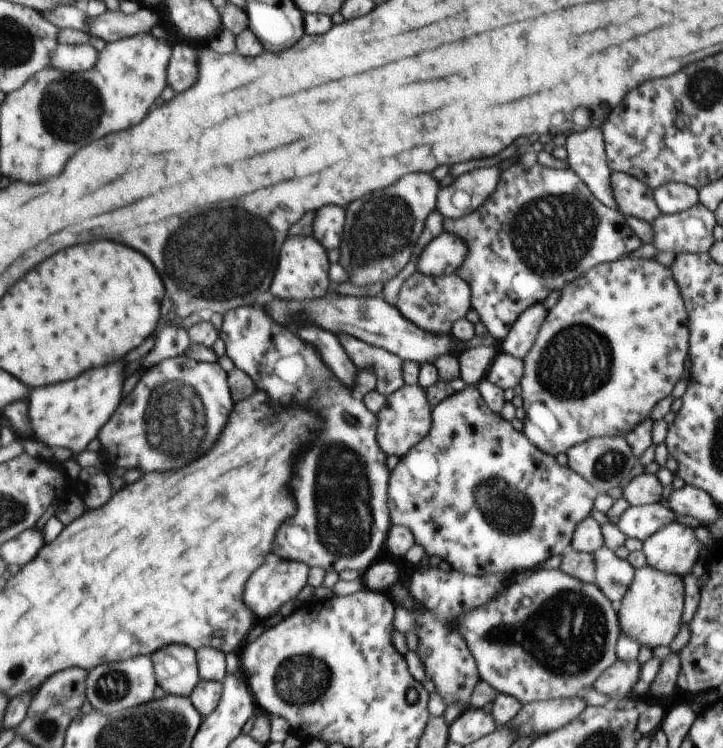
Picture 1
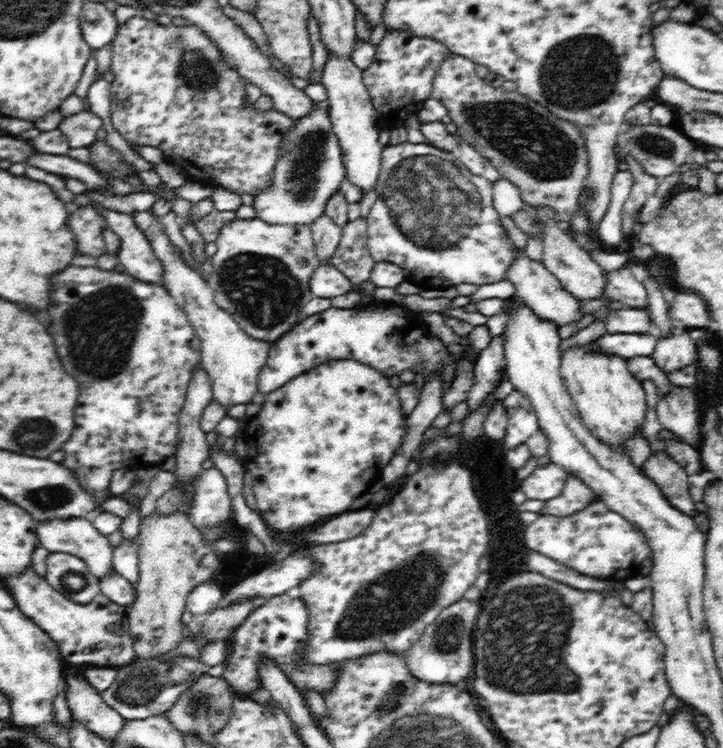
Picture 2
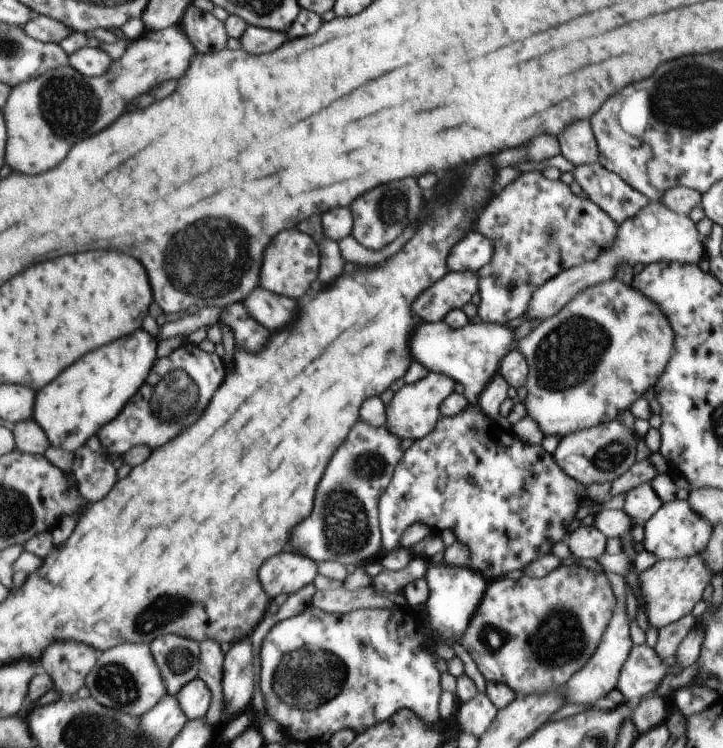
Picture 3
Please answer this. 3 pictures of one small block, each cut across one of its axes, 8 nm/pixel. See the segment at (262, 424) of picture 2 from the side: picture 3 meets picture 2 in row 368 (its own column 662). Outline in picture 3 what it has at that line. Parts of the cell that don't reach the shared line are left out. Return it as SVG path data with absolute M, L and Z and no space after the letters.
M618 278L578 292L558 314L540 321L530 334L519 339L518 351L529 367L525 384L528 394L523 402L527 416L538 422L546 436L561 438L615 420L620 412L629 410L641 399L648 388L654 388L666 370L674 351L674 332L668 324L668 318L654 302L648 302L646 296Z

